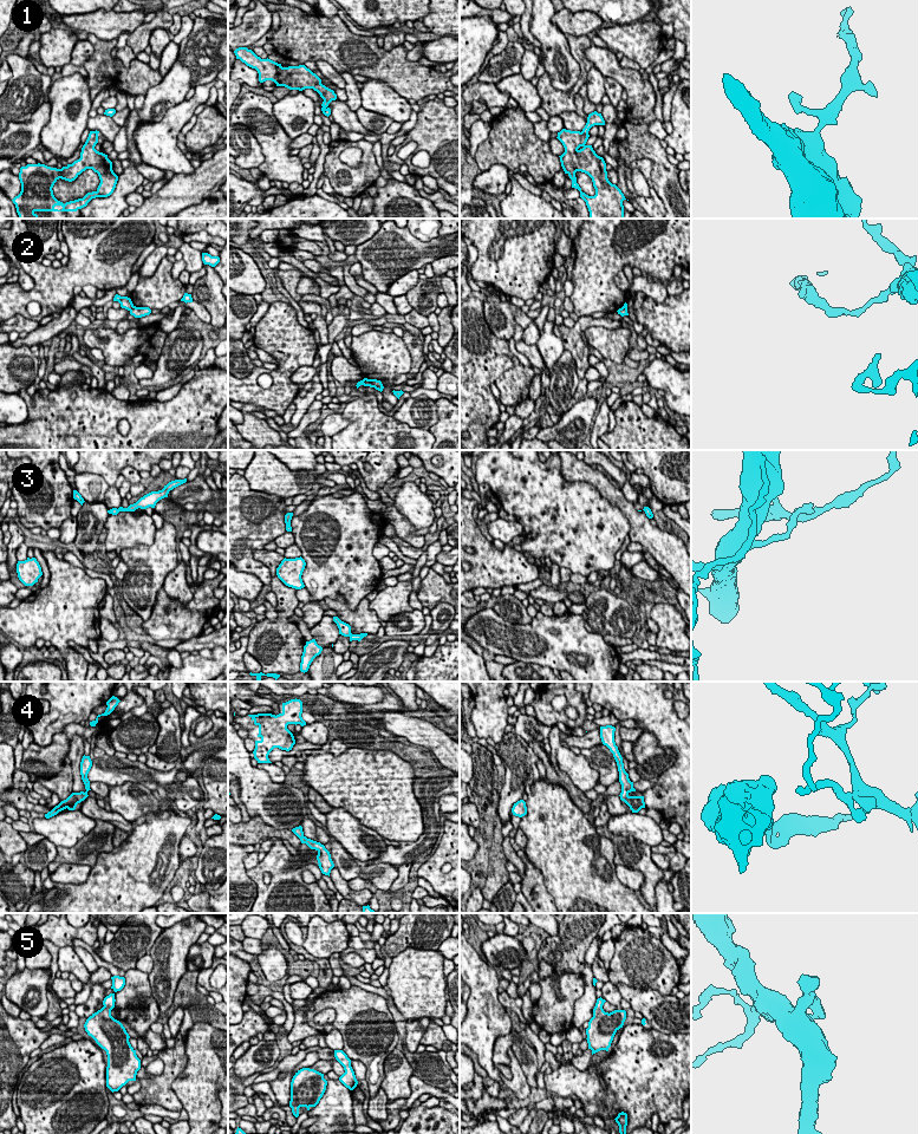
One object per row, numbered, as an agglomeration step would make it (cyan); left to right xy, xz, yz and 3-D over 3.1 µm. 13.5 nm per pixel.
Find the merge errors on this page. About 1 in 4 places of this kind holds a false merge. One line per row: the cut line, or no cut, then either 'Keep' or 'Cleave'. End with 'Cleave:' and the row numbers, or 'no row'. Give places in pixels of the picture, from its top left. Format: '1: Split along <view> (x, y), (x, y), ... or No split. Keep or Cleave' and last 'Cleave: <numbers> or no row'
1: Split along yz (581, 131), (587, 134). Cleave
2: Split along xy (134, 306), (130, 311). Cleave
3: Split along xz (351, 633), (349, 636). Cleave
4: No split. Keep
5: No split. Keep
Cleave: 1, 2, 3

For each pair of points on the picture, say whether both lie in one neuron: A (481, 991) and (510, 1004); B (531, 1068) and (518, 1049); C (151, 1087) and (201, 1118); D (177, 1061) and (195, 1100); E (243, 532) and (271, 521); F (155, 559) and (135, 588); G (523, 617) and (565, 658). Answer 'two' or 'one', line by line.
A: two
B: one
C: two
D: two
E: one
F: one
G: two

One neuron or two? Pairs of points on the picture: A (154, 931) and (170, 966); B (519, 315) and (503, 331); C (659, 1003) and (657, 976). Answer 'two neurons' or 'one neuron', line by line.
A: two neurons
B: one neuron
C: two neurons

